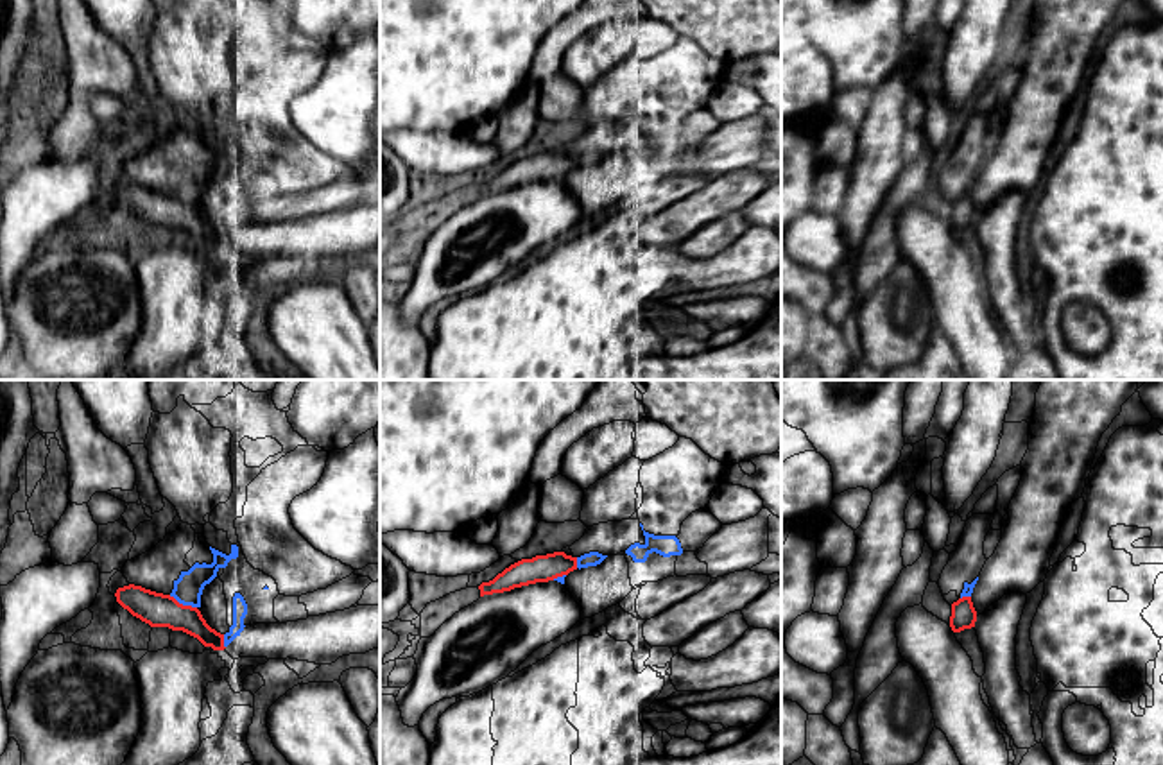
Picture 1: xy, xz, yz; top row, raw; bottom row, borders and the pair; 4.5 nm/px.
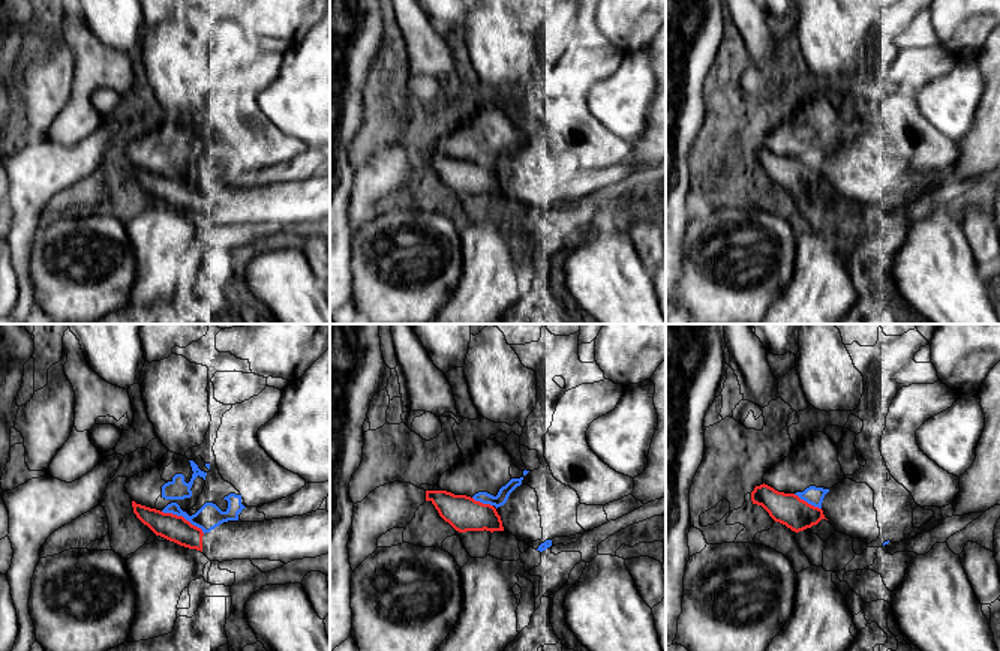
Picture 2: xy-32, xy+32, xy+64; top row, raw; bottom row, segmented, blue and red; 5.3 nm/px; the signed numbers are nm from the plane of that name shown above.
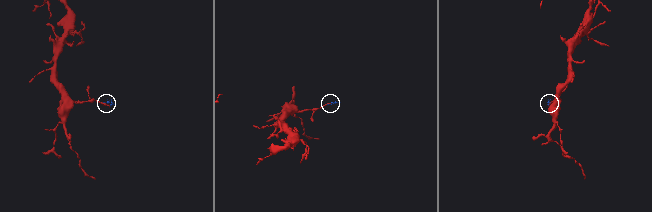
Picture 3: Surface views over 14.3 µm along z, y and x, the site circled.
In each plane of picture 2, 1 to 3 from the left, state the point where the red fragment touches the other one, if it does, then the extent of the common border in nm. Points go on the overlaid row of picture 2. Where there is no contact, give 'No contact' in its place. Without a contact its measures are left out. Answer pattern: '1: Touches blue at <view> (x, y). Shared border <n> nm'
1: Touches blue at xy-32 (183, 516). Shared border 260 nm
2: Touches blue at xy+32 (483, 503). Shared border 120 nm
3: Touches blue at xy+64 (807, 501). Shared border 170 nm

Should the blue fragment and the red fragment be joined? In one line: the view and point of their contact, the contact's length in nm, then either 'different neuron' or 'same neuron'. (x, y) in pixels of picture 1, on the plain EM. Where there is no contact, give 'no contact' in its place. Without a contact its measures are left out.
xy (183, 203) | 140 nm | different neuron

